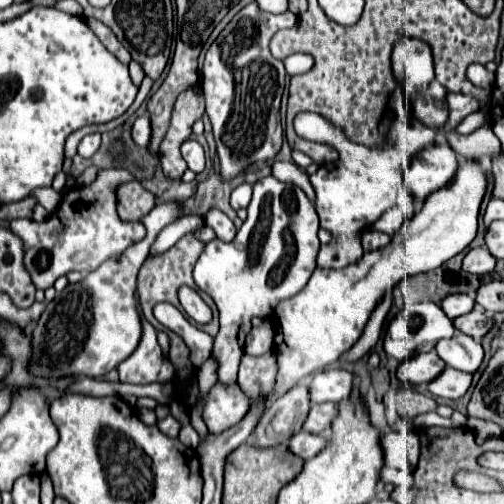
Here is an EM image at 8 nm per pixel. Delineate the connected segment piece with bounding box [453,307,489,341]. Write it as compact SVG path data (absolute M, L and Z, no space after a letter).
M473 309L469 315L463 315L463 317L457 317L457 319L453 319L453 325L455 325L455 329L459 329L459 331L463 331L463 333L469 333L473 339L481 339L485 333L487 333L487 329L489 329L489 325L485 325L485 327L479 327L479 321L487 321L487 317L483 315L483 309Z

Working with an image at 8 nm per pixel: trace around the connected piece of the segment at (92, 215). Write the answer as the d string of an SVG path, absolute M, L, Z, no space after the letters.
M101 169L99 179L91 187L79 187L79 191L67 191L59 209L45 221L13 219L9 231L23 241L23 263L37 289L47 289L57 277L69 271L91 273L105 259L119 255L131 243L145 237L141 223L125 223L115 211L117 187L133 177L123 169Z

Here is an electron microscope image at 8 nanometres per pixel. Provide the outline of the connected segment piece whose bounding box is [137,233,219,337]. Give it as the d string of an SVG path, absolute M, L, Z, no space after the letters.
M191 233L189 235L185 235L175 247L171 247L167 253L163 253L163 255L159 255L159 257L155 257L155 259L147 259L145 263L143 263L143 267L141 267L141 271L139 271L139 281L137 281L137 291L139 291L139 297L141 297L141 307L143 307L143 315L145 315L145 319L155 327L155 329L159 329L159 331L169 331L167 327L163 327L155 317L153 317L153 307L157 305L157 303L161 303L161 301L167 301L167 303L171 303L171 305L175 305L181 313L185 313L183 309L181 309L181 303L179 303L179 299L177 299L177 289L181 287L181 285L189 285L192 289L196 290L201 297L203 297L203 301L211 307L211 311L213 311L213 319L209 321L209 323L205 323L205 325L197 325L201 331L205 331L205 333L209 333L211 337L215 337L217 333L219 333L219 317L217 317L217 311L215 311L215 303L213 303L213 299L209 297L209 295L205 295L205 292L200 291L193 279L193 269L195 267L195 261L197 261L197 257L201 255L201 251L203 251L203 245L205 243L201 243L199 239L195 239Z

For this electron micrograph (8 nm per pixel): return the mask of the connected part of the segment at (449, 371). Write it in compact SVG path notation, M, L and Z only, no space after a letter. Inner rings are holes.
M445 367L441 375L437 375L433 381L429 381L427 389L433 397L443 399L459 399L467 393L471 385L471 375L463 371L455 371L453 367Z

